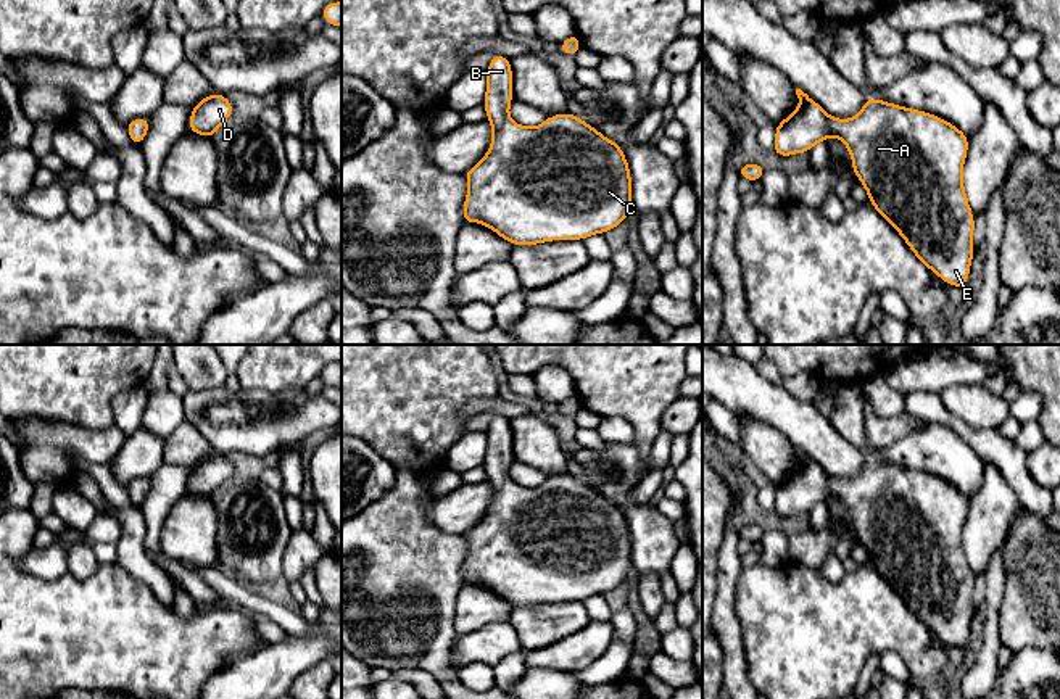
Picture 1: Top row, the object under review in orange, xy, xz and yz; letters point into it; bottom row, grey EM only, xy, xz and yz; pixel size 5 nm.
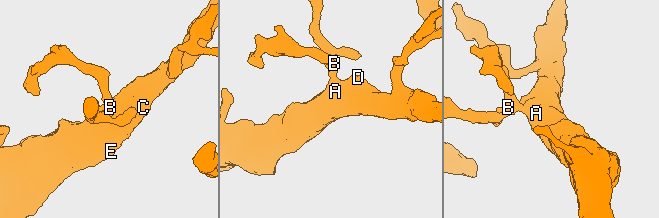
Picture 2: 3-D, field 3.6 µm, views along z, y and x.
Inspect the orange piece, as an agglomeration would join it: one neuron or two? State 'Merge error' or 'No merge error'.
No merge error

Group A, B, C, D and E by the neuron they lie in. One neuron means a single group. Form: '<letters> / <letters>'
A B C D E

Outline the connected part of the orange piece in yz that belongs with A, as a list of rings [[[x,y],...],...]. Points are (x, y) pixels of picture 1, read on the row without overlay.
[[[796,449],[799,467],[775,485],[773,514],[781,520],[809,514],[830,496],[849,511],[852,533],[865,548],[868,564],[896,589],[912,614],[946,644],[965,649],[975,617],[971,573],[963,548],[963,525],[970,499],[949,482],[921,472],[867,459],[859,475],[851,480],[830,477],[820,464]]]

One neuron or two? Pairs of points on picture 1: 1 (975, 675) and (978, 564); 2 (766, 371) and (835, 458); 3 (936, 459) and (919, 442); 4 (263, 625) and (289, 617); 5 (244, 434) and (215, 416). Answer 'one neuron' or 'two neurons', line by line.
1: two neurons
2: two neurons
3: one neuron
4: two neurons
5: one neuron

